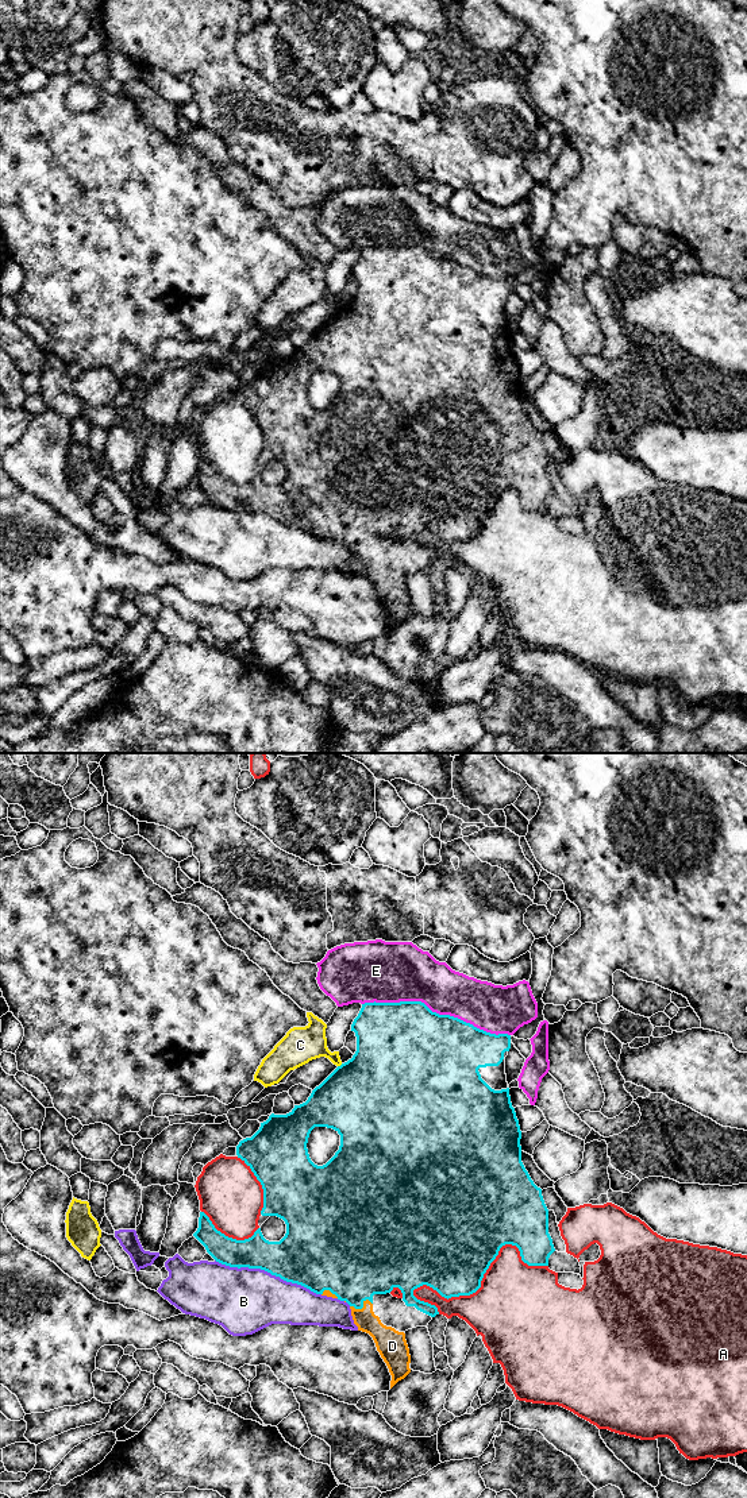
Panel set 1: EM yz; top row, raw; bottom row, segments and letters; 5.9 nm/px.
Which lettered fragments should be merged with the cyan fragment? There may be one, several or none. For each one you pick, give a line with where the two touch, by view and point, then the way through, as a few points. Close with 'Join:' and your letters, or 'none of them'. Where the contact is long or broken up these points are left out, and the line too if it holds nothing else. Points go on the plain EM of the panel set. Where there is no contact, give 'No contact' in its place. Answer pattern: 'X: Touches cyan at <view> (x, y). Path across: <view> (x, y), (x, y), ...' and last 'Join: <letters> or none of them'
D: Touches cyan at yz (362, 551). Path across: yz (354, 510), (355, 529), (362, 551), (362, 559), (387, 583)
Join: D

